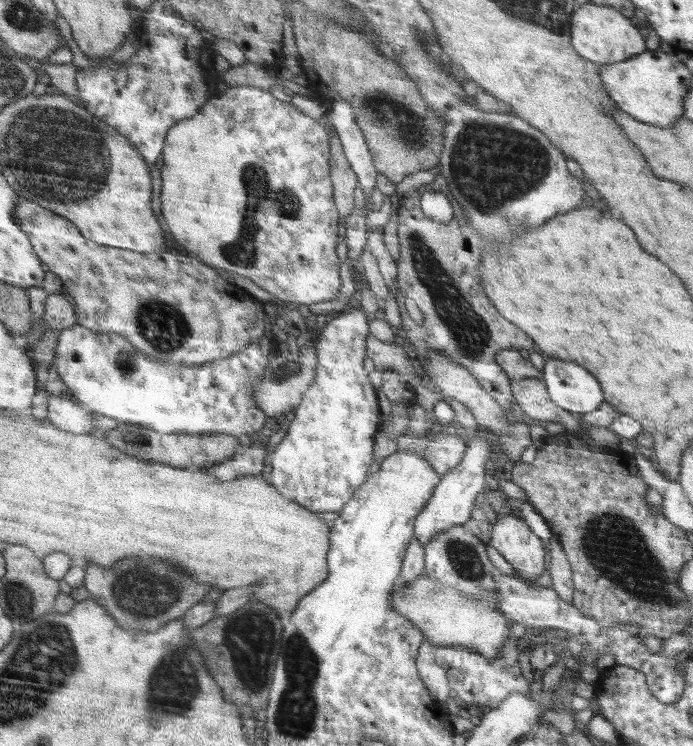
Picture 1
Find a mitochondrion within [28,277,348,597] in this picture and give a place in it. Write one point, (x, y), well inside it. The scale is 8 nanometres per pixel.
(165, 327)

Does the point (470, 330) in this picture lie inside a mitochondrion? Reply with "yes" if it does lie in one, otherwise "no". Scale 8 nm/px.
yes

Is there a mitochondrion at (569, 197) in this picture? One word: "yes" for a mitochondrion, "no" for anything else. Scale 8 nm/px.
no

